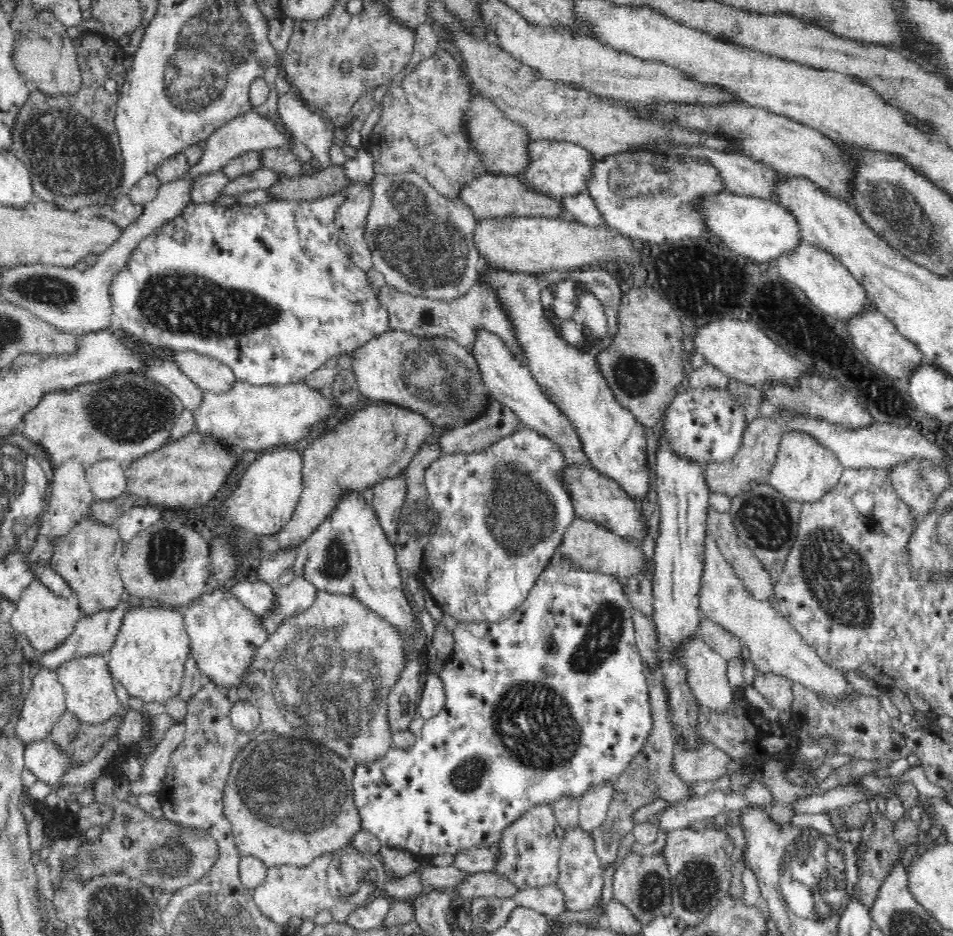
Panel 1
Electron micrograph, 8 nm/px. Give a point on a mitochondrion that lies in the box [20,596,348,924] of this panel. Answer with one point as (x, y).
(169, 856)

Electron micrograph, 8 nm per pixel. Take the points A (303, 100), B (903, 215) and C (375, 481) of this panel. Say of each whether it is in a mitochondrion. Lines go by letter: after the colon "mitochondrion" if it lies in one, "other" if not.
A: other
B: mitochondrion
C: other

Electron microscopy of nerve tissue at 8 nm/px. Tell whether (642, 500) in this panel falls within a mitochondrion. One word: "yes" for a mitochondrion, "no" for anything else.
no

